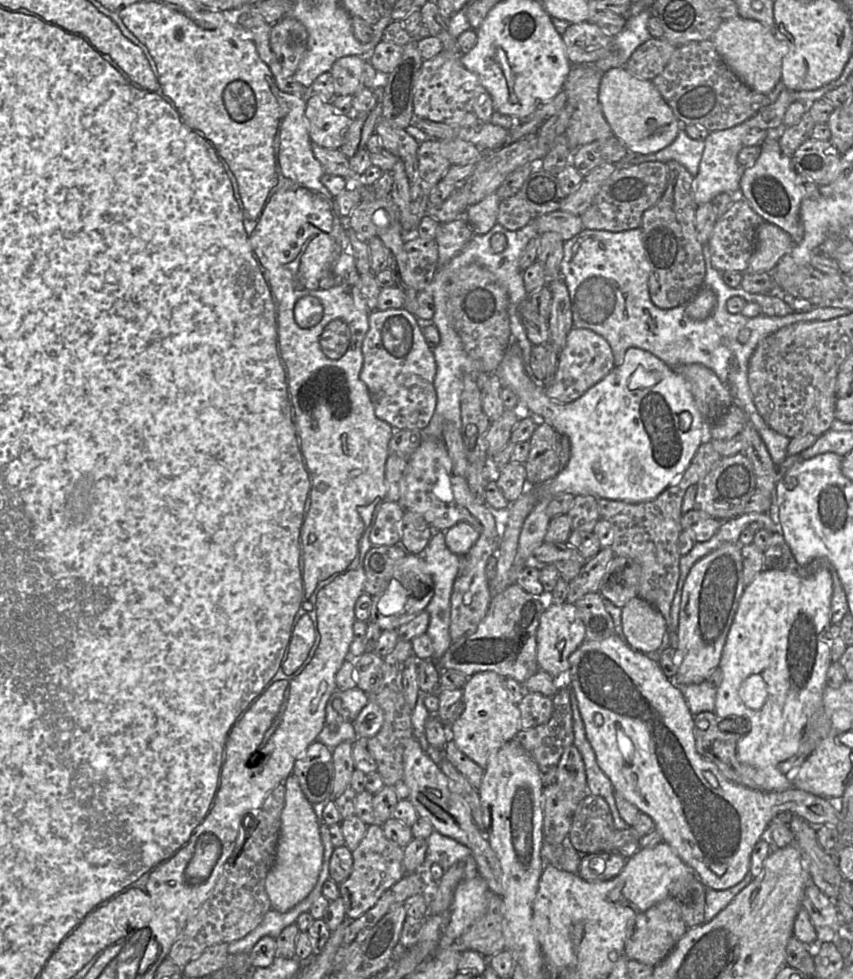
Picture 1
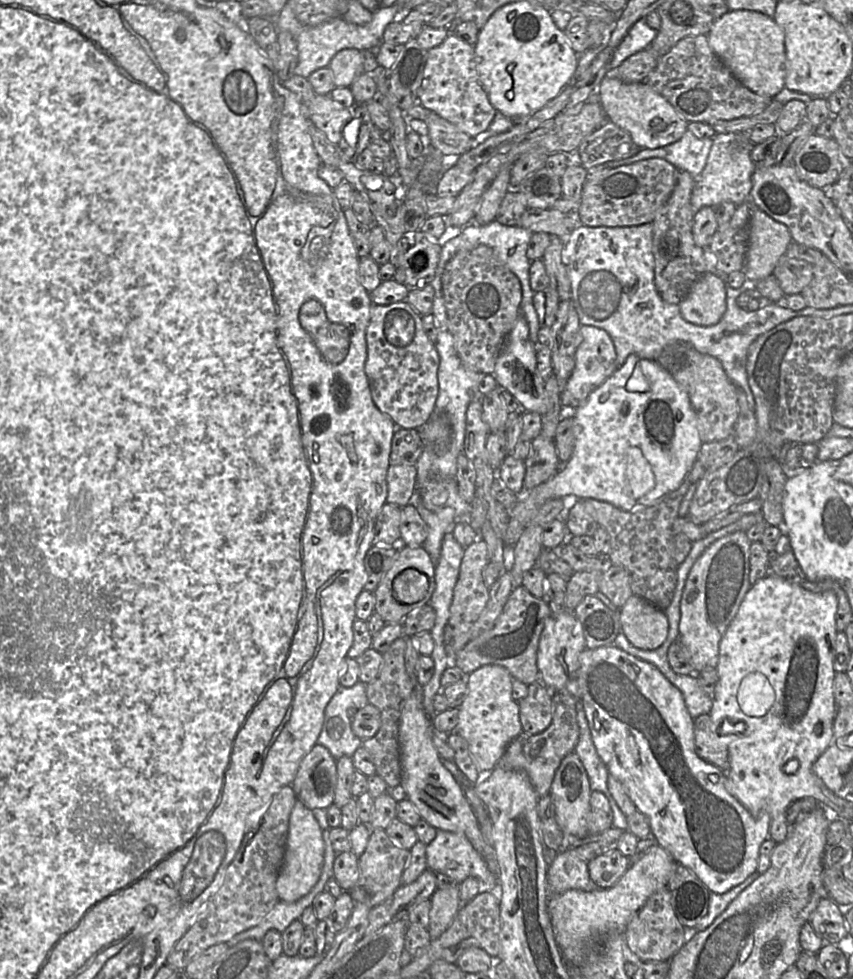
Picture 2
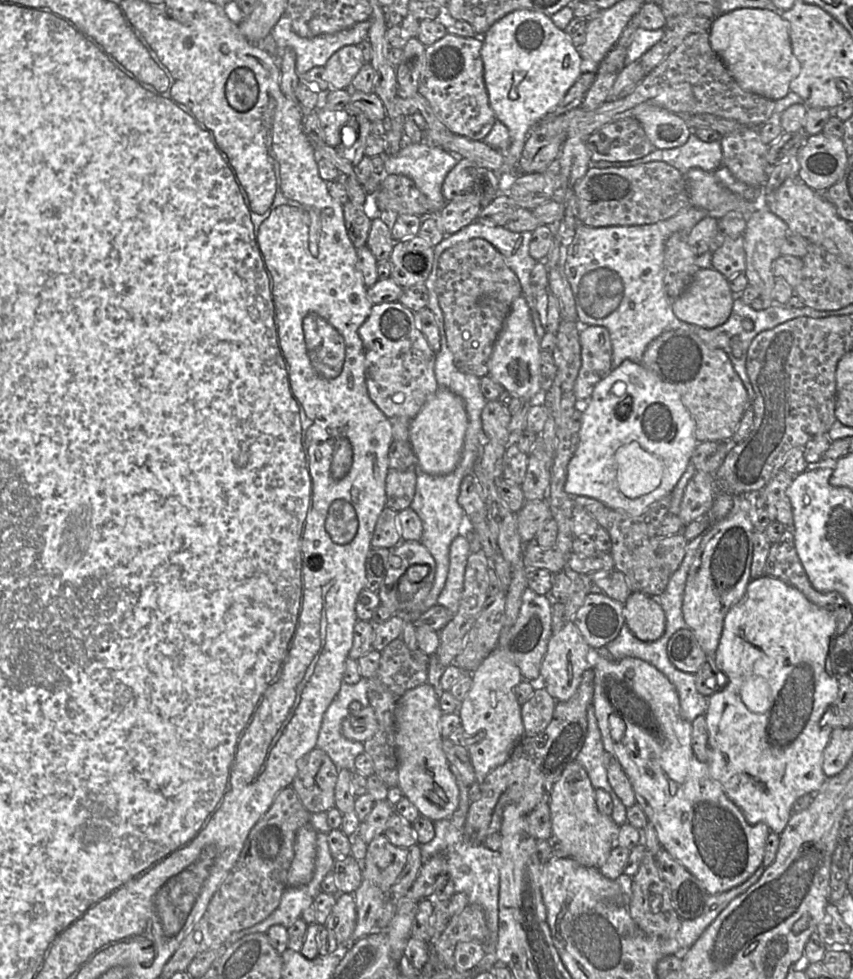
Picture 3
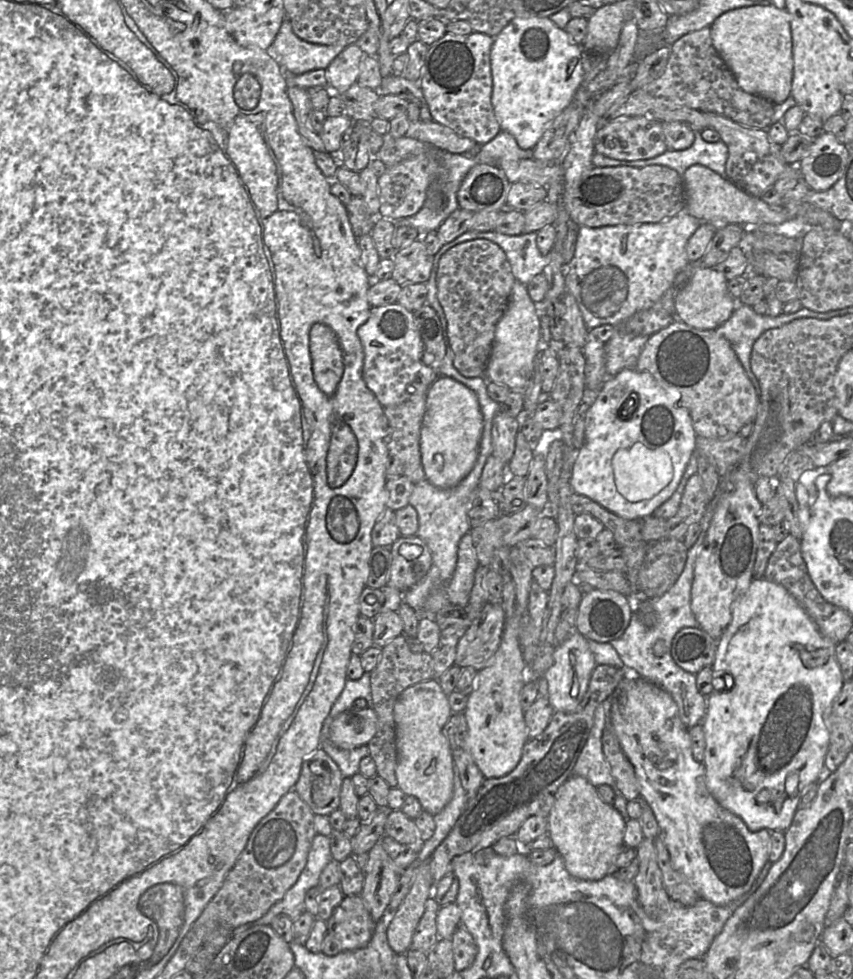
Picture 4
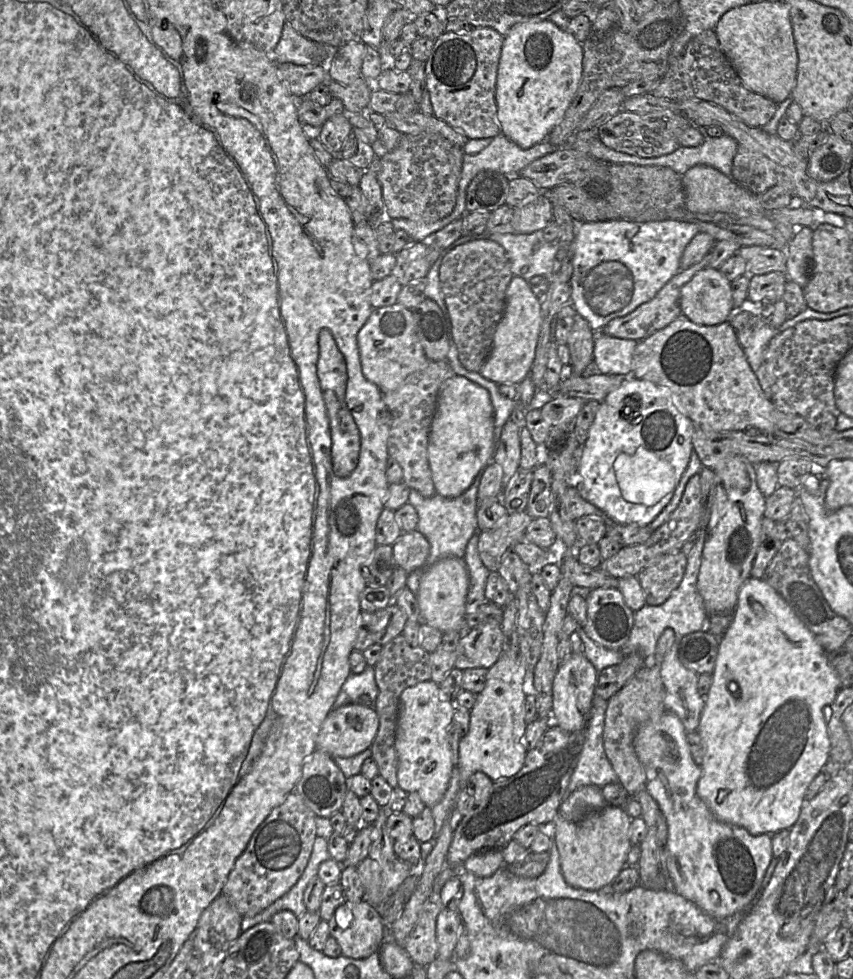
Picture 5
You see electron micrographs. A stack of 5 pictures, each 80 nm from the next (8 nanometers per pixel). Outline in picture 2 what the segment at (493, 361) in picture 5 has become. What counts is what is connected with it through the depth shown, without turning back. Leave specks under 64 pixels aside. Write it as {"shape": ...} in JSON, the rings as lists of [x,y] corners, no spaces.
{"shape":[[[519,314],[506,343],[498,356],[493,373],[498,385],[508,390],[520,403],[524,411],[544,415],[548,411],[548,396],[545,382],[537,370],[536,347],[529,337],[526,319]]]}

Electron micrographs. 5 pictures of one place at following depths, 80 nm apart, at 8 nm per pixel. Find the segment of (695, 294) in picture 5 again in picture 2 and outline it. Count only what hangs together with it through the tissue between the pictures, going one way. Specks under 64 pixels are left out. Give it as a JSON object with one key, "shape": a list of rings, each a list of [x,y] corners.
{"shape":[[[706,272],[678,305],[686,321],[700,326],[715,325],[727,309],[726,283],[721,277]]]}

